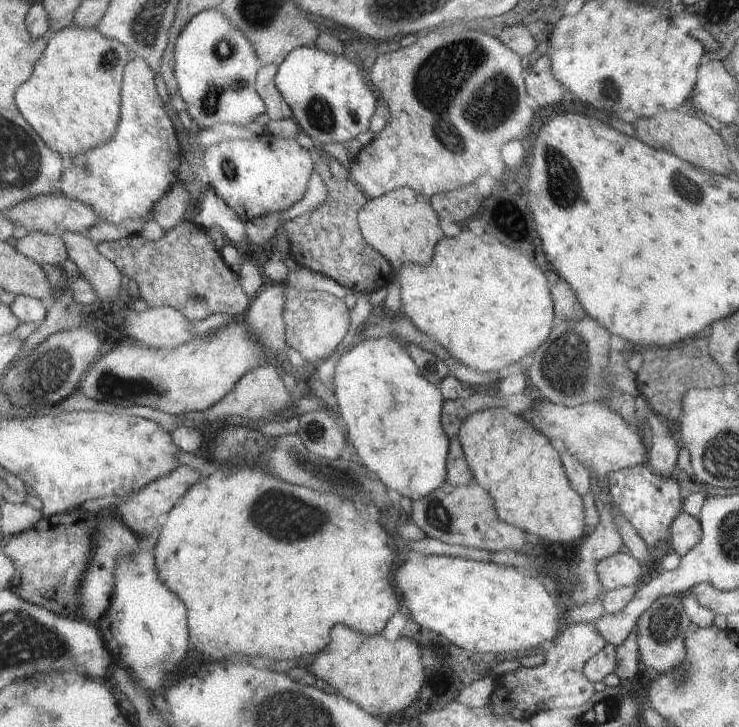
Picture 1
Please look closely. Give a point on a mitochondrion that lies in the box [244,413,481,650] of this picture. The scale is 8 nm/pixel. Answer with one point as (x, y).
(287, 517)

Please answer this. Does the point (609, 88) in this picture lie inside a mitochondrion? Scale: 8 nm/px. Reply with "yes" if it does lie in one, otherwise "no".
yes

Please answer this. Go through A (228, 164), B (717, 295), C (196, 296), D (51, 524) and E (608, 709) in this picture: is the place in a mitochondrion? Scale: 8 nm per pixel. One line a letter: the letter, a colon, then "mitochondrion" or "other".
A: mitochondrion
B: other
C: mitochondrion
D: other
E: mitochondrion

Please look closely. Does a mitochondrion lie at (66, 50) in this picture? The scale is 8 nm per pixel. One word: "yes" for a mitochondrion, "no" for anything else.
no

